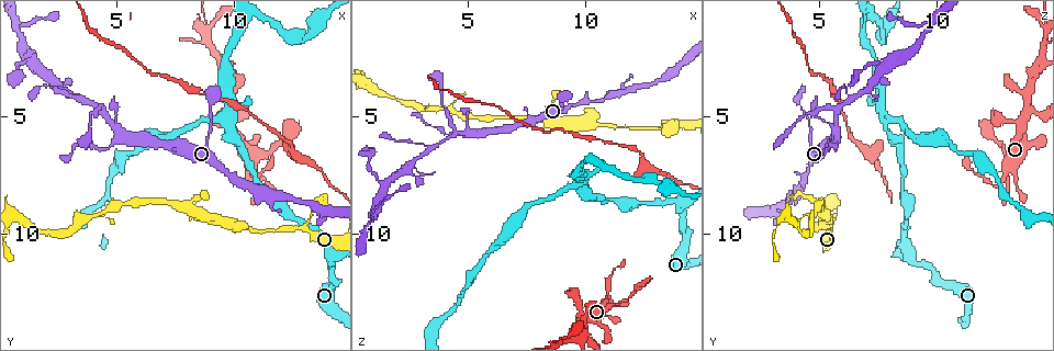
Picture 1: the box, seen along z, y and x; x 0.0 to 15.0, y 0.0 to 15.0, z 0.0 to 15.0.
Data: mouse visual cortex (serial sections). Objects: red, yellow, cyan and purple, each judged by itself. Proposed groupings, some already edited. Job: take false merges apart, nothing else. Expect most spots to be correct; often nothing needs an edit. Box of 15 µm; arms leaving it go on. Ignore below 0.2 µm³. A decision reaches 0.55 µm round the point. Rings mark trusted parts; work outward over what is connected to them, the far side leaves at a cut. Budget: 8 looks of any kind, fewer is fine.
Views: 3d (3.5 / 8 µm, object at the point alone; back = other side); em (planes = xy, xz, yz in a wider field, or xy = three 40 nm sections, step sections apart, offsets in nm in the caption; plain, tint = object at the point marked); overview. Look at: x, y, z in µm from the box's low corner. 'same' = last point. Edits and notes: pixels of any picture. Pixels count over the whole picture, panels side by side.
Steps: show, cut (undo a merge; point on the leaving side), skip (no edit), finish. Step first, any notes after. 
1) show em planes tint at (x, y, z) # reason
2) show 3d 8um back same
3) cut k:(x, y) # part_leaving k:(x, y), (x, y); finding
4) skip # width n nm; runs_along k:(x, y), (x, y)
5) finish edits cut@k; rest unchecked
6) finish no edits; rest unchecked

show 3d 3.5um at (10.5, 7.9, 4.4)

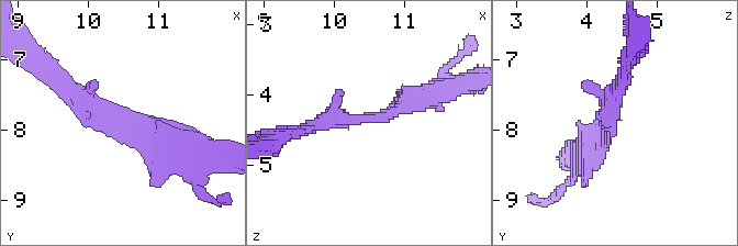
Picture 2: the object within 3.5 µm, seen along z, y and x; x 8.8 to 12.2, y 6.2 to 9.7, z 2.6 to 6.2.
show em planes tint at (10.45, 7.85, 4.35) # need the tissue

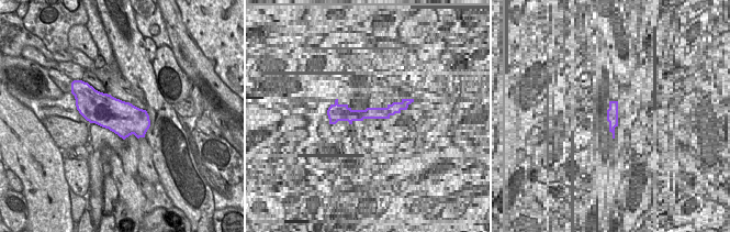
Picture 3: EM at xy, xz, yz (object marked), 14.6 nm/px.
skip # arm_widths 200, 300 nm; runs_along 2:(57, 81), (101, 119), (179, 143); all the same cell

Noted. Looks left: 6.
show 3d 3.5um at (9.9, 5.2, 7.8) # sharp bend

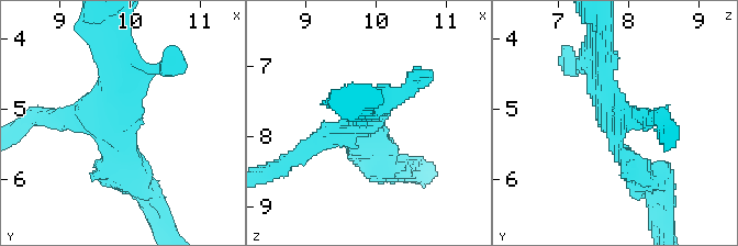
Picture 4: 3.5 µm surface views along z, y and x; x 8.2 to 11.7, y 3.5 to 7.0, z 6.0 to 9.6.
show em xy step 3 tint at (9.80, 5.15, 7.75) # arms 3; arm_widths 300, 350, 400 nm; shape alone is not enough

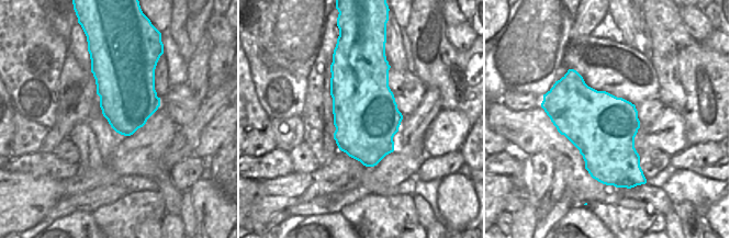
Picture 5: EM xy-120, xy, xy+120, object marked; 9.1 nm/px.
skip # runs_along 4:(647, 174), (616, 147), (602, 53); continuous, no second cell

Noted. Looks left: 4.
show 3d 8um at (13.1, 9.3, 5.5) # thin neck

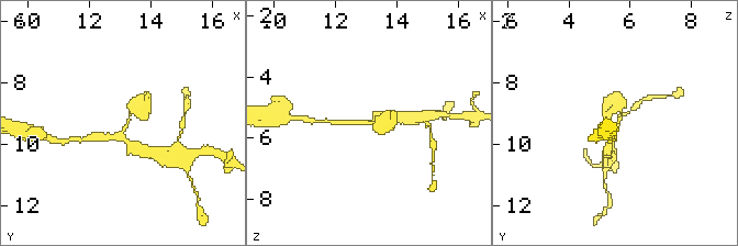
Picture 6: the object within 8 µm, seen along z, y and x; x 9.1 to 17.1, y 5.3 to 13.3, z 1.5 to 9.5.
show em planes tint at (13.2, 9.3, 5.6) # arms 3; arm_widths 150, 200, 350 nm; shape alone is not enough

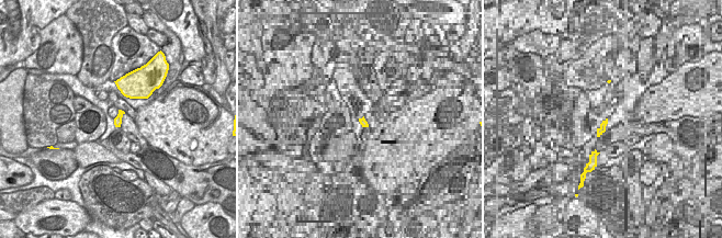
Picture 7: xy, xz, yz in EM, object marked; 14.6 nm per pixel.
skip # runs_along 6:(132, 147), (122, 130), (144, 104); continuous, no second cell

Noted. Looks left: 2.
finish no edits; rest unchecked

